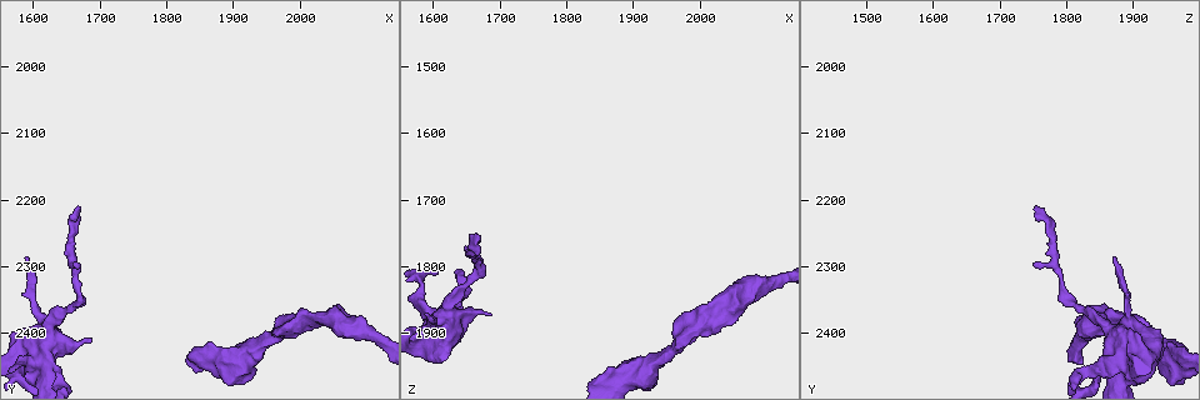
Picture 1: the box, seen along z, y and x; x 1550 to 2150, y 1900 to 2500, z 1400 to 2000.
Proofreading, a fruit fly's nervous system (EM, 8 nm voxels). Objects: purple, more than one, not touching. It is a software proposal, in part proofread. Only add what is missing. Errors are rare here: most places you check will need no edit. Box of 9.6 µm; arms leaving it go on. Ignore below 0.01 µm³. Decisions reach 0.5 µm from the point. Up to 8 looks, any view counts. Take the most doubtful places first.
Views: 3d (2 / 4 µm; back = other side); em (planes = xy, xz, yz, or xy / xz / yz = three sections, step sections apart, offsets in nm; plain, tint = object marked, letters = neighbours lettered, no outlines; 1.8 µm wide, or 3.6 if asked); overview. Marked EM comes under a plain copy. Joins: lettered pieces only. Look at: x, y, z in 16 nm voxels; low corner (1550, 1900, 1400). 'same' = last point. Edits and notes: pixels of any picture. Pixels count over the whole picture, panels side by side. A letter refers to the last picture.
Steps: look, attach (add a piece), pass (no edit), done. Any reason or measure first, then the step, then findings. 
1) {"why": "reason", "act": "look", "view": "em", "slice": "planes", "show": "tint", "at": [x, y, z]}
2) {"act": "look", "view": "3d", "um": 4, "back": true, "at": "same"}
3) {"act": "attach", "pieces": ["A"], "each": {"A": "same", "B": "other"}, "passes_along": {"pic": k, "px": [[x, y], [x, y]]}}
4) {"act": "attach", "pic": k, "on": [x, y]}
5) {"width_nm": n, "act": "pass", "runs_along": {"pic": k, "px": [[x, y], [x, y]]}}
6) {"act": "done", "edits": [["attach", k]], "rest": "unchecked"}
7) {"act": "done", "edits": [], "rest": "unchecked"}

{"why": "branch stops here", "act": "look", "view": "3d", "um": 4, "at": [1670, 2210, 1750]}

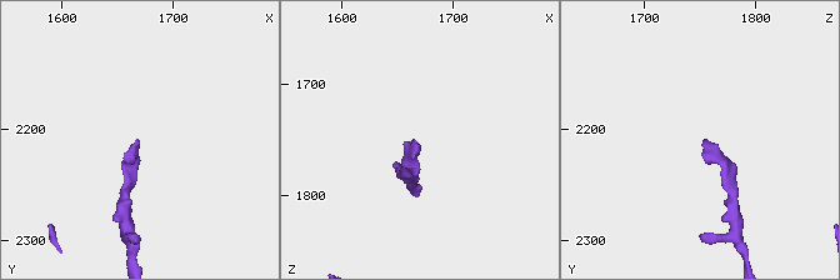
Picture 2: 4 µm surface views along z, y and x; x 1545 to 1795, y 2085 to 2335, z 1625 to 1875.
{"act": "look", "view": "em", "slice": "yz", "step": 4, "show": "tint", "at": [1664, 2212, 1752]}

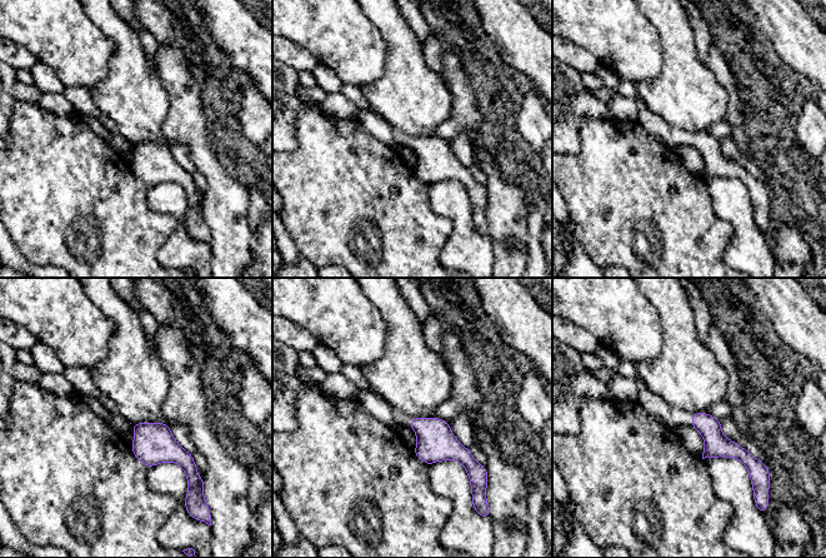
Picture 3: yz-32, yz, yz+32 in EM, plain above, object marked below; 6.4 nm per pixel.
{"act": "look", "view": "em", "slice": "planes", "show": "letters", "at": "same"}

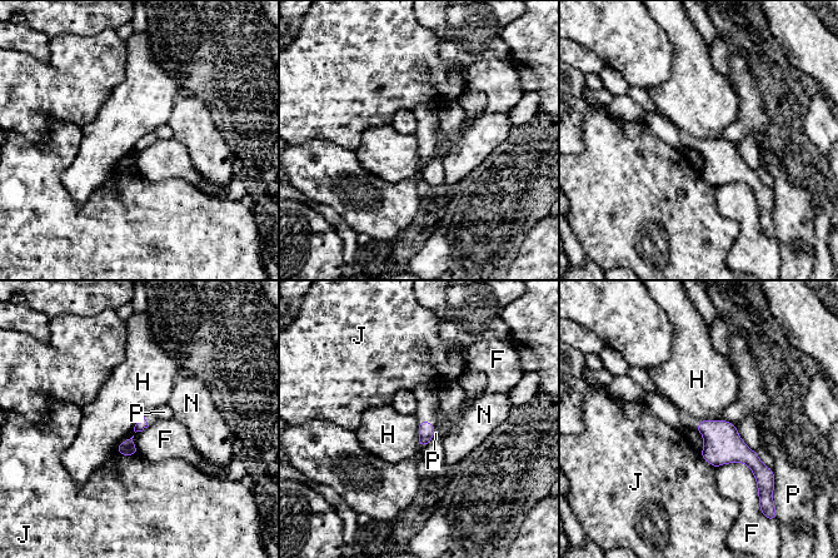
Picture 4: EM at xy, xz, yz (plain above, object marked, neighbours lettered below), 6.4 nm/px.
{"act": "pass", "each": {"F": "other", "H": "other", "J": "other", "N": "other", "P": "other"}, "border": {"pic": 4, "px": [[419, 433], [417, 446]]}, "found": "none of them fits"}

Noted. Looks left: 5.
{"act": "look", "view": "em", "slice": "planes", "show": "tint", "at": [1595, 2285, 1875]}

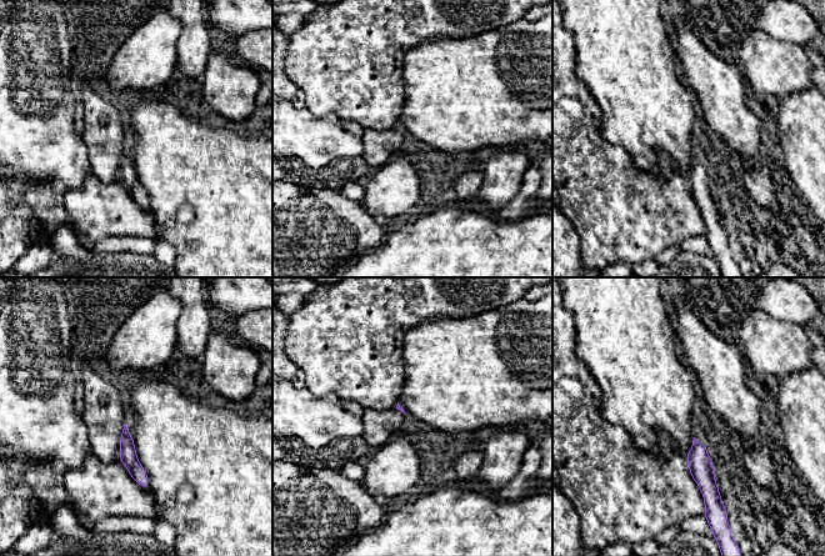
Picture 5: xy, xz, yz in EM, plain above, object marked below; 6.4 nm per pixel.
{"act": "look", "view": "em", "slice": "planes", "show": "letters", "at": "same"}

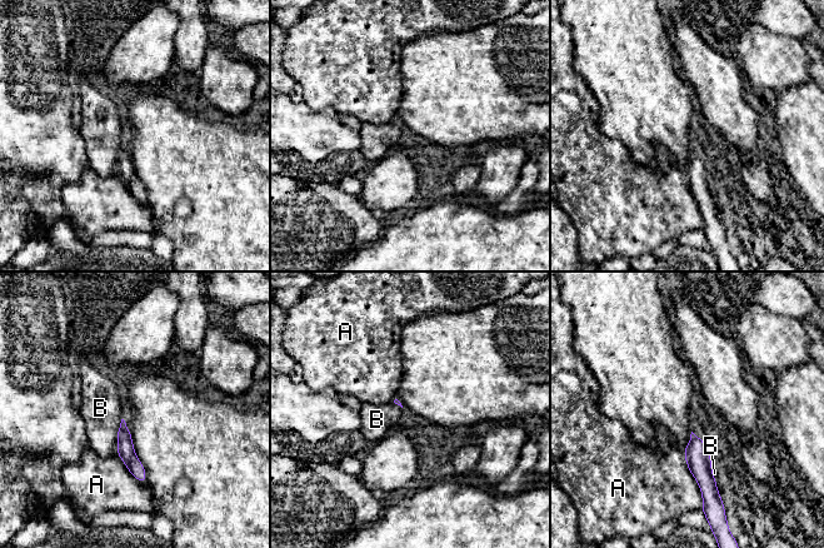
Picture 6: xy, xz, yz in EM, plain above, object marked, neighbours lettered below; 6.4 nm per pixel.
{"act": "pass", "each": {"A": "other", "B": "other"}, "runs_along": {"pic": 6, "px": [[123, 426], [125, 451], [143, 479]]}, "found": "none of them fits"}

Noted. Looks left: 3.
{"why": "free end", "act": "look", "view": "3d", "um": 4, "at": [1685, 2410, 1875]}

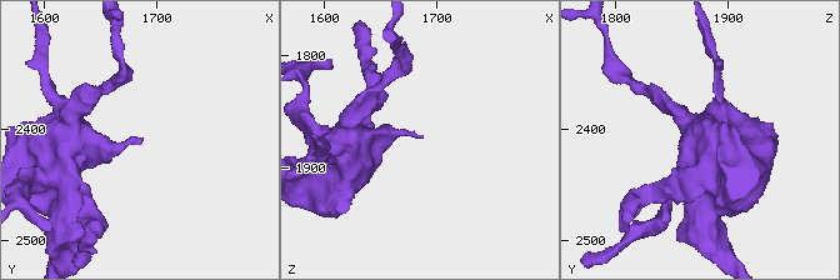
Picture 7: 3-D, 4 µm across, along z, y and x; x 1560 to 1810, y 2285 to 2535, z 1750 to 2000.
{"why": "need the tissue", "act": "look", "view": "em", "slice": "planes", "show": "letters", "at": [1686, 2408, 1872]}

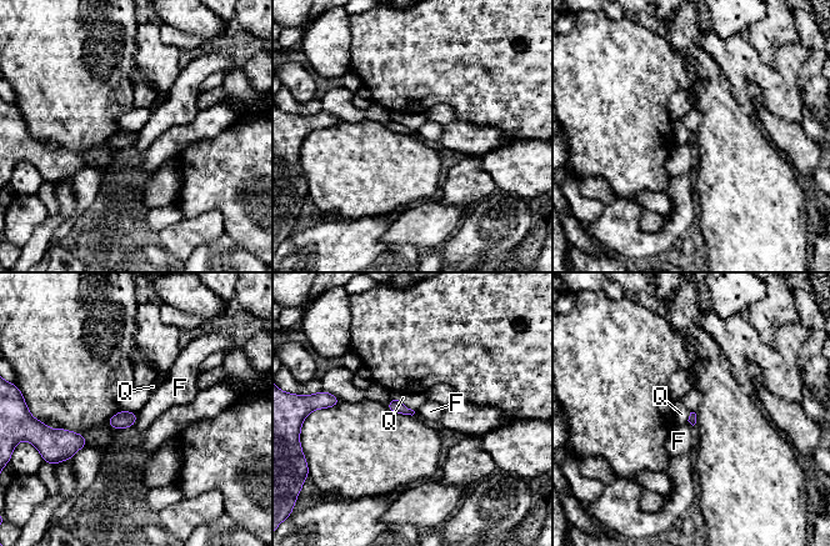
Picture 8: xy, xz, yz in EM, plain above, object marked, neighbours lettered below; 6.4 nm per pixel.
{"act": "pass", "each": {"F": "other", "Q": "other"}, "found": "no lettered piece goes on from it"}

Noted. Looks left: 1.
{"act": "done", "edits": [], "rest": "unchecked"}

